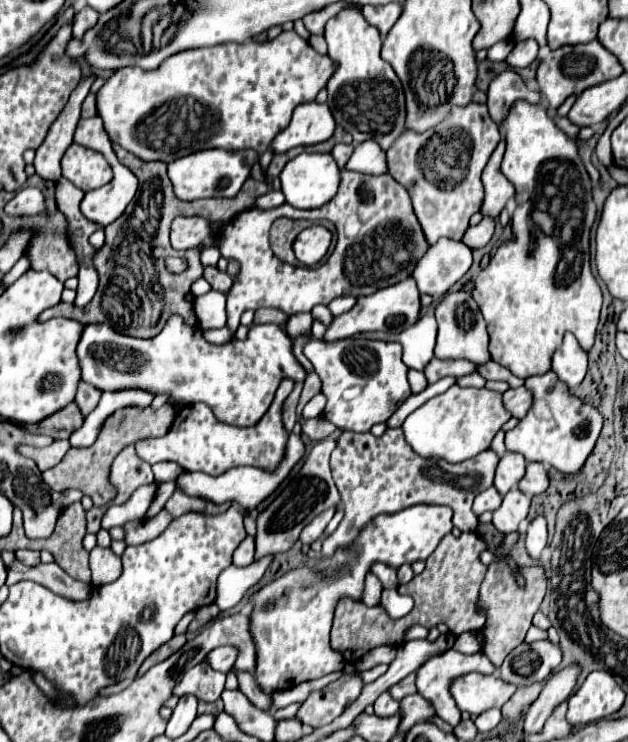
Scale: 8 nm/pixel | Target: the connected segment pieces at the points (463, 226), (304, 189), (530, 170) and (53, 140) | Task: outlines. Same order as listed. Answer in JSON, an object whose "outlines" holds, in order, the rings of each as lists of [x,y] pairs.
{"outlines":[[[[469,103],[467,107],[453,107],[451,115],[431,131],[425,131],[425,133],[403,131],[397,137],[397,141],[393,143],[393,147],[387,149],[389,173],[397,183],[401,183],[409,191],[415,215],[423,227],[423,233],[425,233],[429,245],[435,245],[435,241],[439,241],[439,237],[463,241],[463,235],[469,229],[471,215],[481,211],[483,193],[485,193],[483,183],[481,183],[481,173],[483,173],[493,149],[497,147],[499,139],[501,139],[499,127],[491,121],[487,105]]],[[[301,153],[285,165],[279,179],[289,205],[297,209],[315,209],[335,197],[341,181],[341,169],[337,167],[331,153]]],[[[517,101],[501,127],[507,139],[501,171],[517,191],[517,209],[511,219],[513,239],[505,241],[491,257],[489,267],[475,277],[473,299],[487,321],[491,359],[507,367],[515,377],[527,379],[549,371],[551,357],[563,343],[565,331],[571,332],[585,351],[595,343],[603,293],[591,273],[589,231],[597,219],[597,207],[577,143],[555,125],[541,103],[531,105],[527,101]]],[[[93,77],[81,79],[77,89],[71,93],[65,109],[61,111],[59,119],[51,125],[47,139],[37,149],[33,166],[37,175],[41,175],[43,179],[57,181],[61,177],[61,159],[63,159],[63,153],[73,143],[73,133],[75,133],[77,123],[81,119],[79,117],[81,115],[81,103],[89,93],[91,83],[93,83]]]]}

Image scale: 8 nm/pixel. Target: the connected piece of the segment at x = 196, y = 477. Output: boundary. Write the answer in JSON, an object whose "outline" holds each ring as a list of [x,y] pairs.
{"outline":[[[291,433],[289,437],[289,447],[285,449],[285,456],[283,459],[283,465],[275,471],[275,473],[267,473],[263,469],[255,469],[255,467],[233,467],[229,469],[227,473],[223,475],[217,475],[217,477],[211,477],[211,475],[203,475],[203,473],[181,473],[177,477],[177,487],[191,495],[191,497],[201,497],[205,501],[211,501],[215,505],[221,505],[221,503],[237,503],[243,513],[251,513],[253,509],[259,507],[259,503],[263,503],[277,487],[288,477],[291,473],[291,469],[297,465],[305,455],[305,443],[301,439],[301,435],[295,435]]]}

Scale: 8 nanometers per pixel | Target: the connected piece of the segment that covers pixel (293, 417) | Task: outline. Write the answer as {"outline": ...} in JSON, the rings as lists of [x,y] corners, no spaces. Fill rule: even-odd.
{"outline":[[[295,383],[295,389],[291,391],[291,395],[287,397],[285,405],[283,405],[283,421],[285,421],[285,429],[293,429],[293,425],[297,423],[297,403],[301,397],[303,385]]]}

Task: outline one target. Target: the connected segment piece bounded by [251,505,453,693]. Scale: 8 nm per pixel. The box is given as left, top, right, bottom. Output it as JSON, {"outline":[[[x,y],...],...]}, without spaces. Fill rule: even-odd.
{"outline":[[[413,505],[393,515],[375,517],[349,549],[339,549],[335,557],[327,561],[309,561],[255,593],[251,633],[257,645],[255,679],[261,691],[273,693],[277,689],[291,689],[303,681],[341,671],[345,665],[343,655],[335,649],[331,651],[329,637],[335,603],[341,597],[361,597],[363,579],[375,561],[395,569],[403,563],[425,561],[437,549],[439,541],[451,533],[451,519],[453,513],[445,505]]]}

